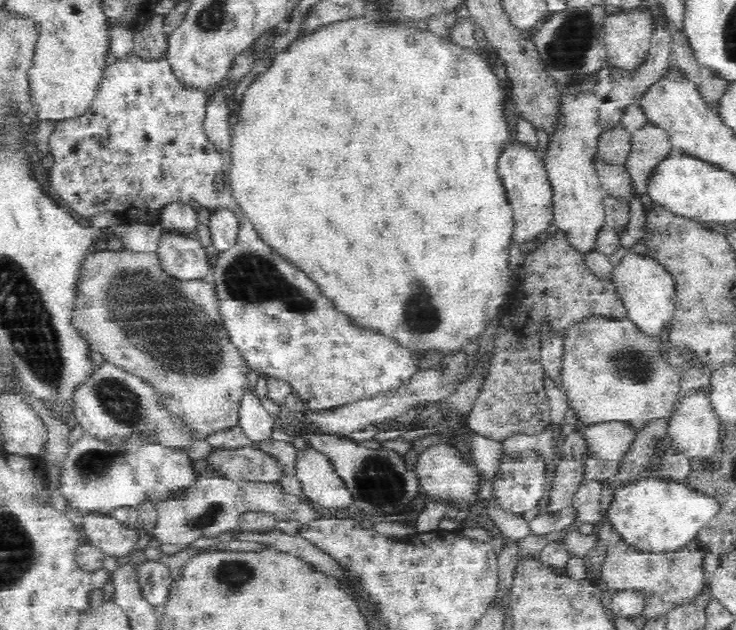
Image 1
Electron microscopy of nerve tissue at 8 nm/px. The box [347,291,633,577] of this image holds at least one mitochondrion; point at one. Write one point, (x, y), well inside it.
(380, 483)

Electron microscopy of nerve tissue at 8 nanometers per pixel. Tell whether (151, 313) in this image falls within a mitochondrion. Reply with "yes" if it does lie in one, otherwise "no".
yes

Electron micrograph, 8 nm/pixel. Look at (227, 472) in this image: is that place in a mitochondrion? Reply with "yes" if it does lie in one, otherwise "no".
no

